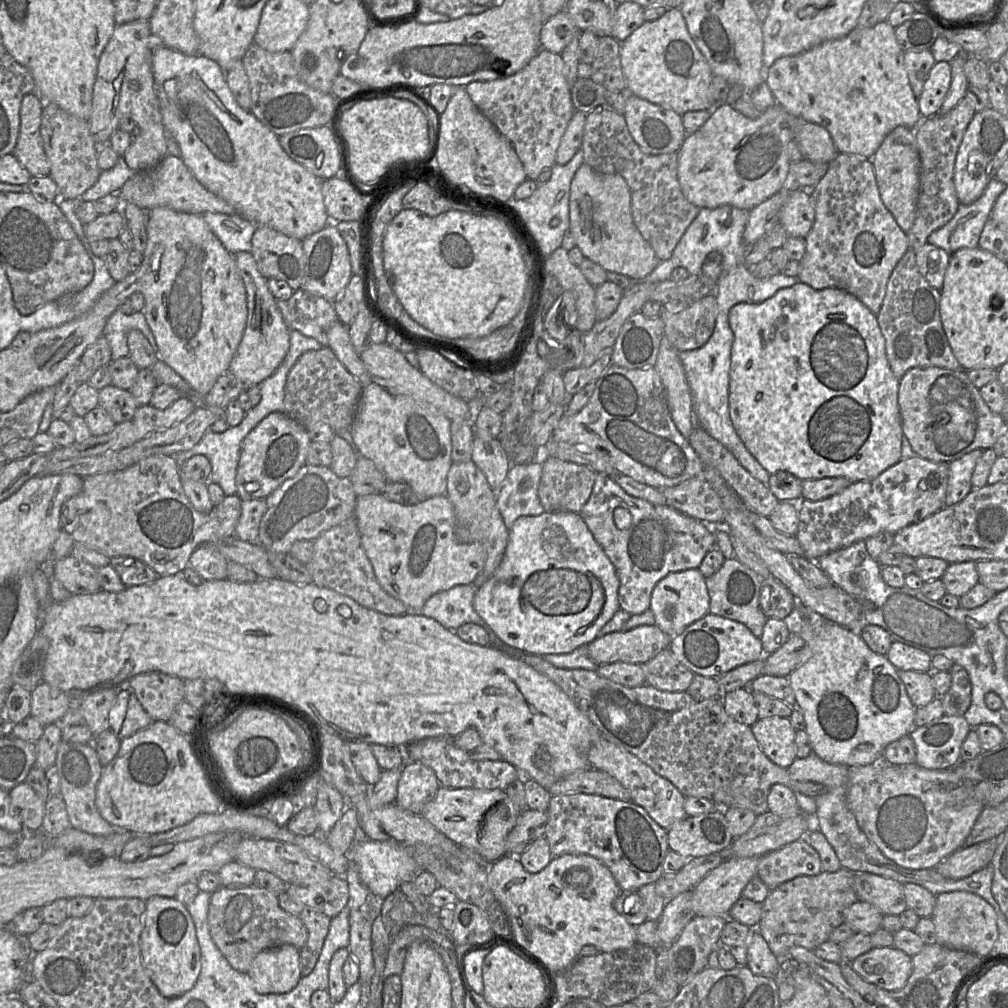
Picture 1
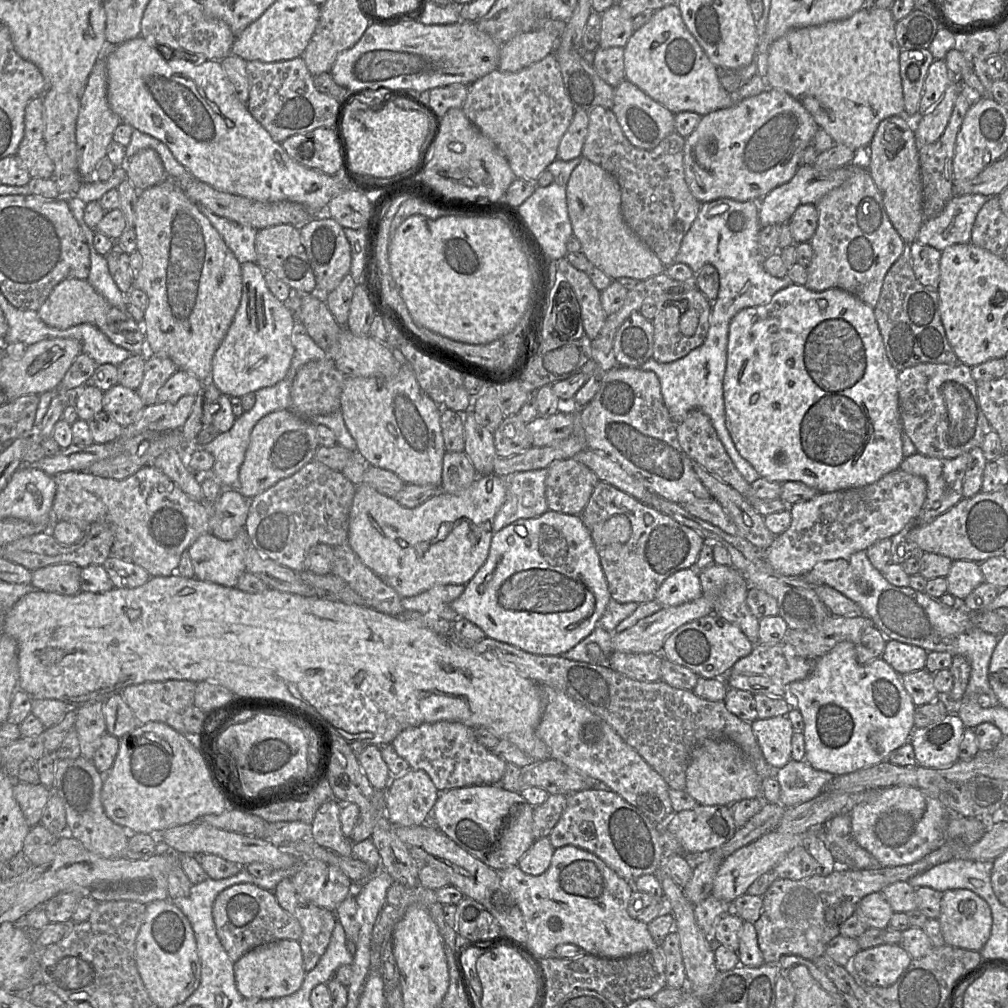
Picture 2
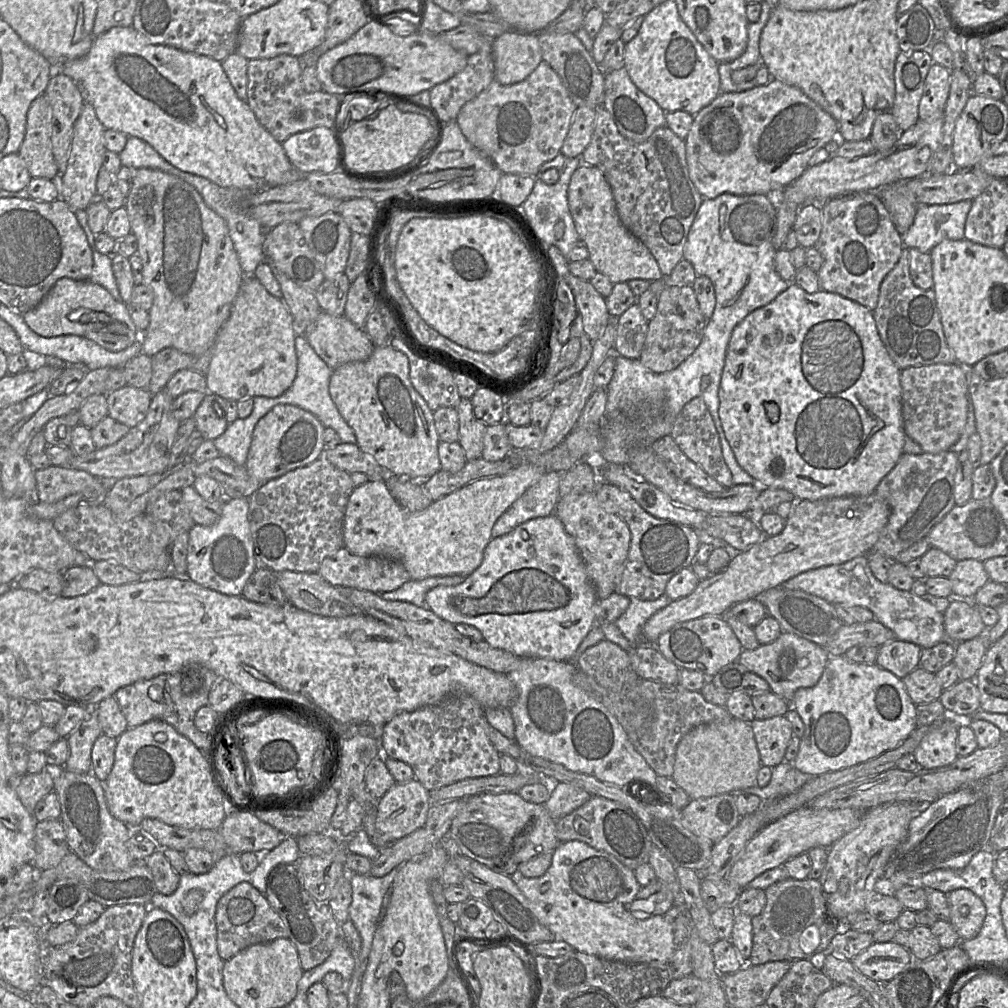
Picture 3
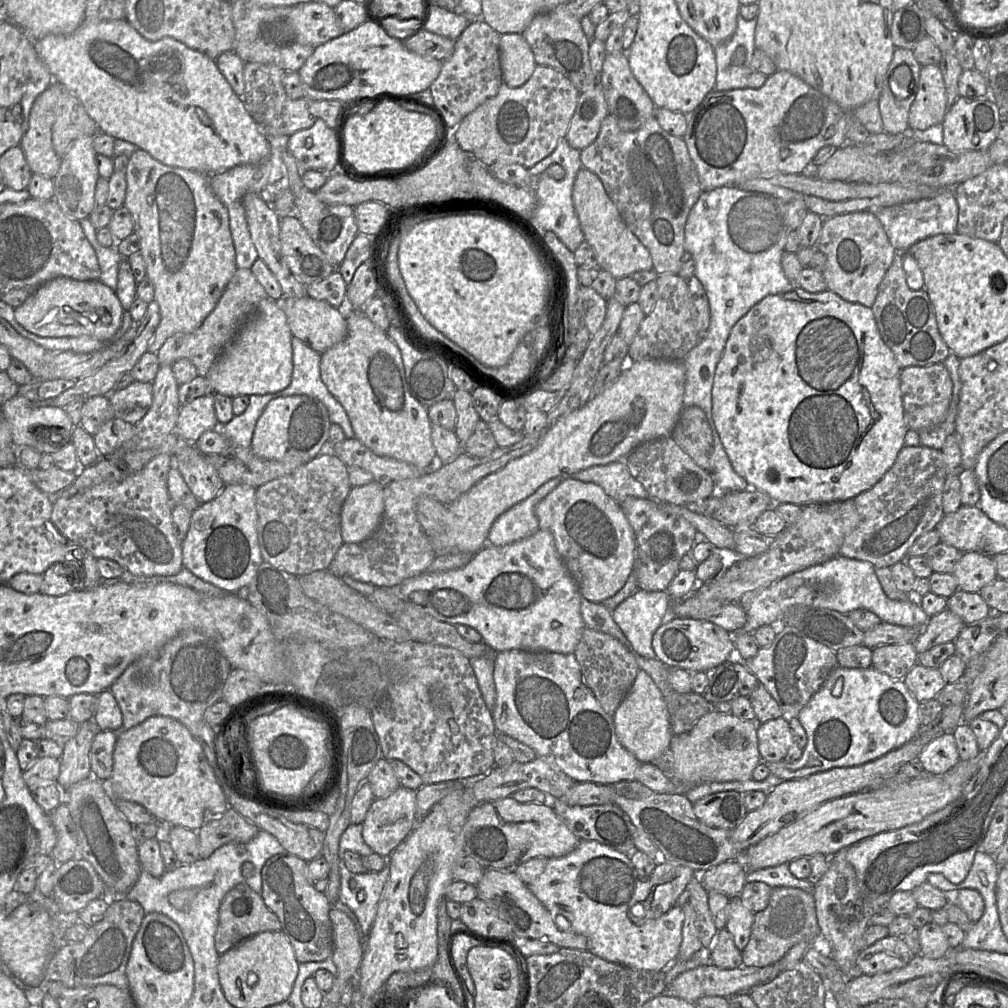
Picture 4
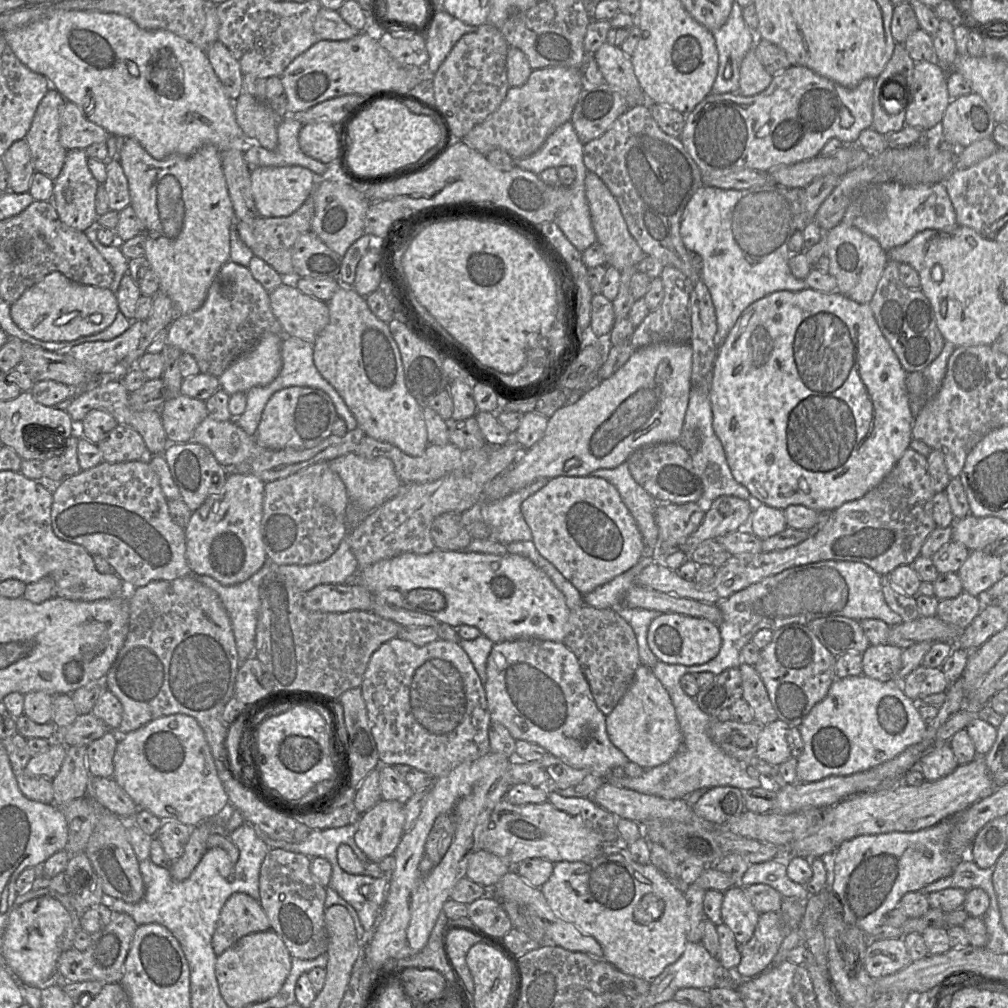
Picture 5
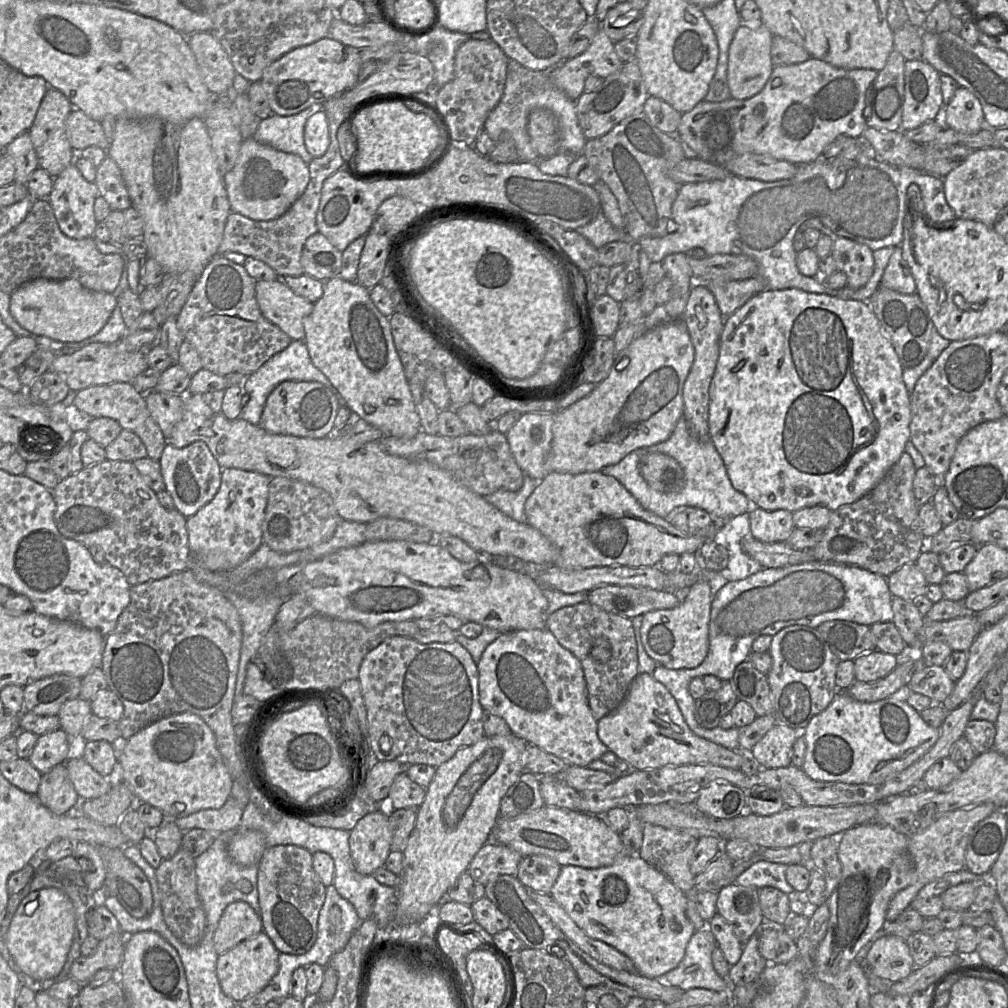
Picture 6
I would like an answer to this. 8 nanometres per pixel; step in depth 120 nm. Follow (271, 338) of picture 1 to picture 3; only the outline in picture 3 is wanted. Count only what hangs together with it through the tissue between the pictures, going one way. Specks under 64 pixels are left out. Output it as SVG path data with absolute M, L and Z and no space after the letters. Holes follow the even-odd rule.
M246 276L233 302L230 316L219 331L211 350L210 364L205 373L207 391L236 402L257 396L279 397L291 387L296 376L297 333L298 328L282 299L272 296L255 276Z

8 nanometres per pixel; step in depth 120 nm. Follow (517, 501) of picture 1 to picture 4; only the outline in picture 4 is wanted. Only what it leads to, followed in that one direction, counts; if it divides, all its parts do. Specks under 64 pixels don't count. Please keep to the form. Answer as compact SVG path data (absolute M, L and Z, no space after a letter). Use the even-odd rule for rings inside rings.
M558 476L550 479L526 499L502 513L493 522L487 543L500 547L533 535L539 529L535 507L565 478Z

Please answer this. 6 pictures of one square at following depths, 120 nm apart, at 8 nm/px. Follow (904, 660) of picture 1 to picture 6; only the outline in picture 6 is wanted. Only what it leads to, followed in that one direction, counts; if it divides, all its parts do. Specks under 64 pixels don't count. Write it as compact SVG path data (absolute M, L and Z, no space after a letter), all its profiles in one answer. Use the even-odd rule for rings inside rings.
M874 649L857 656L853 662L855 681L868 683L888 675L900 662L900 657Z

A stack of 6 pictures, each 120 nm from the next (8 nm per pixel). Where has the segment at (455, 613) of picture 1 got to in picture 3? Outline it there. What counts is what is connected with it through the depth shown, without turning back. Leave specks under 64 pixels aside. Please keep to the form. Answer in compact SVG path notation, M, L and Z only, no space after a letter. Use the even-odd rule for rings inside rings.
M434 576L422 580L409 580L399 588L379 593L380 596L389 601L410 602L418 607L426 607L426 593L436 586L455 586L464 581L466 576Z

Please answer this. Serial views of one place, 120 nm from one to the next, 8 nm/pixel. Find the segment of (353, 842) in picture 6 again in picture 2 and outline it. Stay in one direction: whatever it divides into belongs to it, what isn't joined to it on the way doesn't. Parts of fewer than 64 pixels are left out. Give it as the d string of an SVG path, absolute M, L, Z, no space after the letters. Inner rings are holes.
M410 769L392 777L386 789L386 816L394 826L432 822L431 813L440 792L423 770Z

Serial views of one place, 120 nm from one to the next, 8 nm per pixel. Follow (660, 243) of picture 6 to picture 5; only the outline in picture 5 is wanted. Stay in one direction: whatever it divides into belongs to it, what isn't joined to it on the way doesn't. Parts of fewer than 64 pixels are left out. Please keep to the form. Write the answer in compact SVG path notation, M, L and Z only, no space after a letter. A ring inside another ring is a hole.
M889 181L874 185L867 195L853 197L842 222L877 240L885 251L906 244L924 230L952 229L958 225L944 183L906 186L897 181ZM769 183L769 184L764 185L764 186L751 187L751 188L748 188L748 189L741 189L741 190L721 189L721 188L717 188L717 187L713 187L713 186L701 186L693 194L693 196L691 197L691 199L687 203L687 205L686 205L684 211L683 211L683 214L682 214L681 223L680 223L680 235L681 235L682 242L684 244L684 246L686 247L686 249L688 251L693 251L693 252L696 252L696 253L700 254L700 256L703 259L702 268L701 268L699 274L700 274L700 280L706 285L706 287L708 288L708 290L710 292L710 296L711 296L714 308L715 308L715 312L716 312L717 332L716 332L716 335L715 335L715 343L718 345L718 350L719 350L719 345L722 344L722 342L725 340L725 338L729 334L730 330L735 325L738 317L753 302L755 302L755 301L759 300L760 298L763 298L763 297L765 297L765 296L767 296L767 295L769 295L769 294L771 294L775 291L781 291L781 290L800 291L800 290L803 290L803 289L807 288L806 282L804 280L798 279L792 274L792 272L789 268L789 264L788 264L789 258L791 256L791 253L790 253L789 248L788 248L788 243L790 241L790 238L792 237L792 235L796 231L803 232L803 230L805 229L805 227L807 225L808 225L807 224L807 216L806 216L806 213L803 212L803 188L787 188L785 186L774 184L774 183Z

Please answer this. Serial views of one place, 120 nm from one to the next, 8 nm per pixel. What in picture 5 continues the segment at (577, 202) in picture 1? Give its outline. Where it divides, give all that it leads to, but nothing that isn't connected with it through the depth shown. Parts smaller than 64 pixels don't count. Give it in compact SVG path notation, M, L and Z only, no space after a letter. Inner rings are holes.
M588 171L585 177L585 196L588 202L591 222L597 242L604 250L607 266L613 266L620 272L628 267L637 266L637 264L644 259L646 254L629 233L627 224L615 197L601 178L591 171Z

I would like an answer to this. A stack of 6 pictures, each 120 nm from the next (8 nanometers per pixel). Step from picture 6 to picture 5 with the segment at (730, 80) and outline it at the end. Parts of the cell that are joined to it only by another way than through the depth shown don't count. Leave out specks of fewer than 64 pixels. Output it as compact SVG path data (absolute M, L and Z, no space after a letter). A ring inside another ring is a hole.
M752 49L745 55L740 65L738 93L743 96L757 95L770 85L772 78Z

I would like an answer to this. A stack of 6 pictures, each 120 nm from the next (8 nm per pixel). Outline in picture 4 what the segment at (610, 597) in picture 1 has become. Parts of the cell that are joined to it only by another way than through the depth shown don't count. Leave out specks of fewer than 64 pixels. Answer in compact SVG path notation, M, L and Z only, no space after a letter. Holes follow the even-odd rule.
M542 529L508 545L487 544L464 567L444 572L425 571L405 579L398 585L397 594L404 602L422 608L439 621L472 627L480 633L482 642L495 652L524 650L574 654L586 628L580 611L579 588L556 550L553 535Z

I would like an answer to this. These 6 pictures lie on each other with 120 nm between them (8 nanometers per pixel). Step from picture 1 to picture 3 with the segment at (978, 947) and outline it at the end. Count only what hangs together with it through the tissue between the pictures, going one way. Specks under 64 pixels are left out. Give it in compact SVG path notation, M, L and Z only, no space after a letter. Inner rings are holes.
M957 889L947 894L950 904L950 924L960 941L975 938L986 917L986 907L982 900L968 889Z

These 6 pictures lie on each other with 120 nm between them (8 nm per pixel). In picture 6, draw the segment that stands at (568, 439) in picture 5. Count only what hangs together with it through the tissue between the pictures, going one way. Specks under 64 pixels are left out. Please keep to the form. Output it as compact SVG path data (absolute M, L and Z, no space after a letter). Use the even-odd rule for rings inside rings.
M682 319L659 324L616 354L609 375L586 397L554 415L553 439L545 470L569 474L601 471L630 452L666 441L683 416L683 388L694 361L694 347Z

